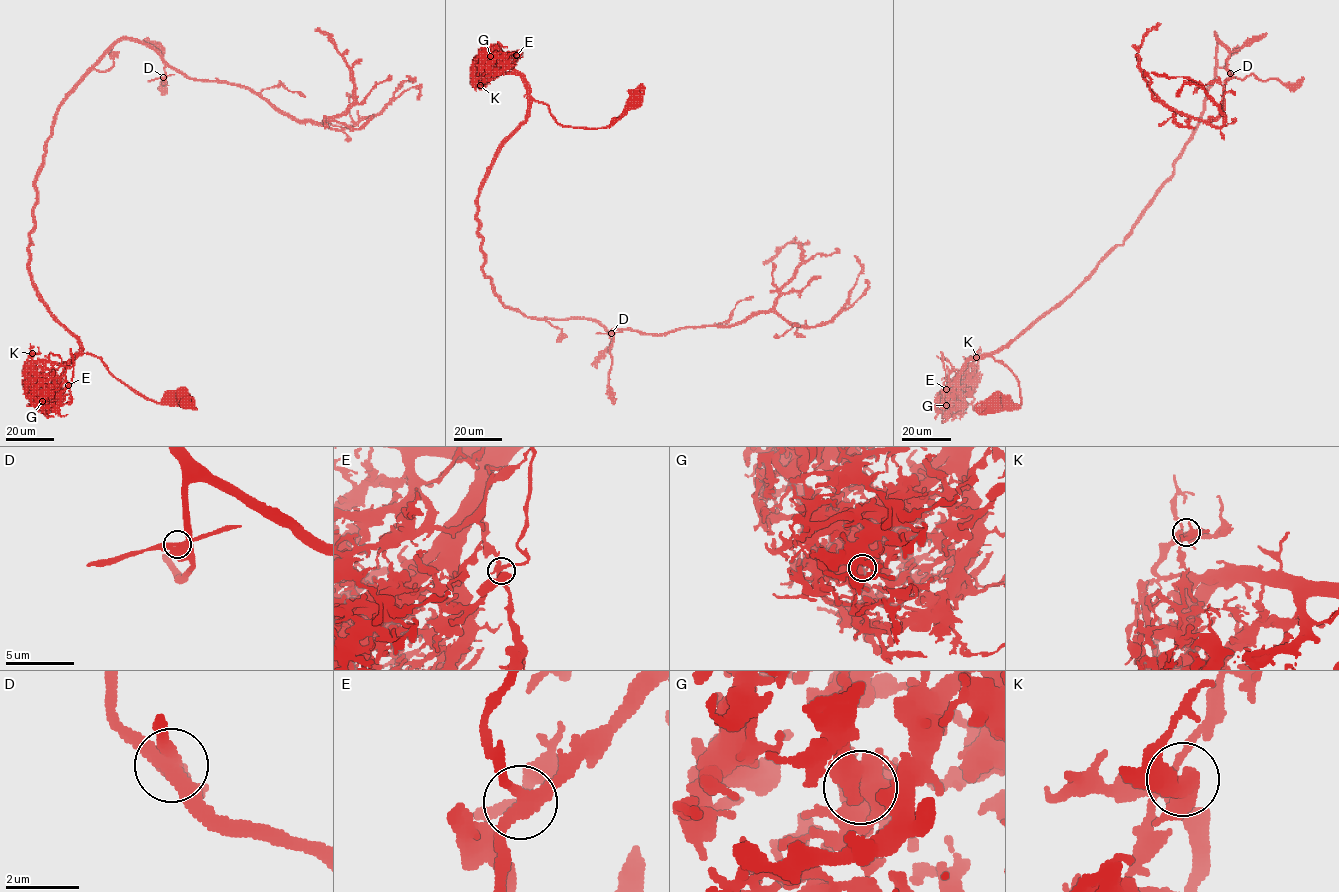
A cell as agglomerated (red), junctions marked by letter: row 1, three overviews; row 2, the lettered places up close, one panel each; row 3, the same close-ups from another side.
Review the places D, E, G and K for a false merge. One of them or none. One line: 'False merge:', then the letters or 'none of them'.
False merge: D

